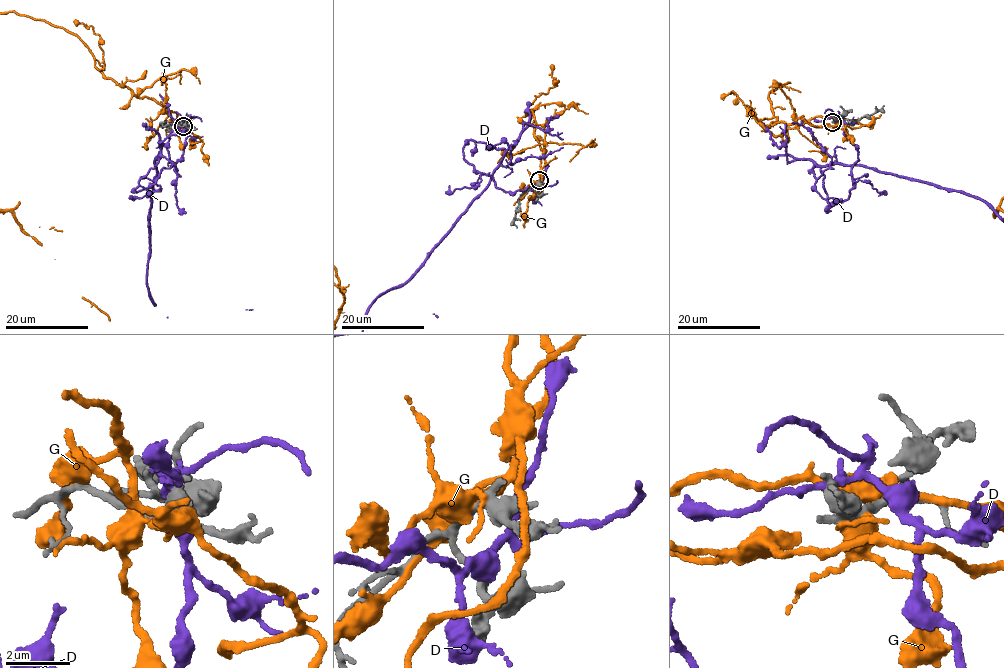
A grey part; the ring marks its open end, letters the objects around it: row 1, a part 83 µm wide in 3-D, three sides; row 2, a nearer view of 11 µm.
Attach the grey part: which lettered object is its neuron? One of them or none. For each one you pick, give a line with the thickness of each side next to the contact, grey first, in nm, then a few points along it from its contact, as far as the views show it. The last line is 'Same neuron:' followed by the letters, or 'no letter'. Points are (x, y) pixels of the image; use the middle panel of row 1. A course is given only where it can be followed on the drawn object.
Same neuron: no letter

